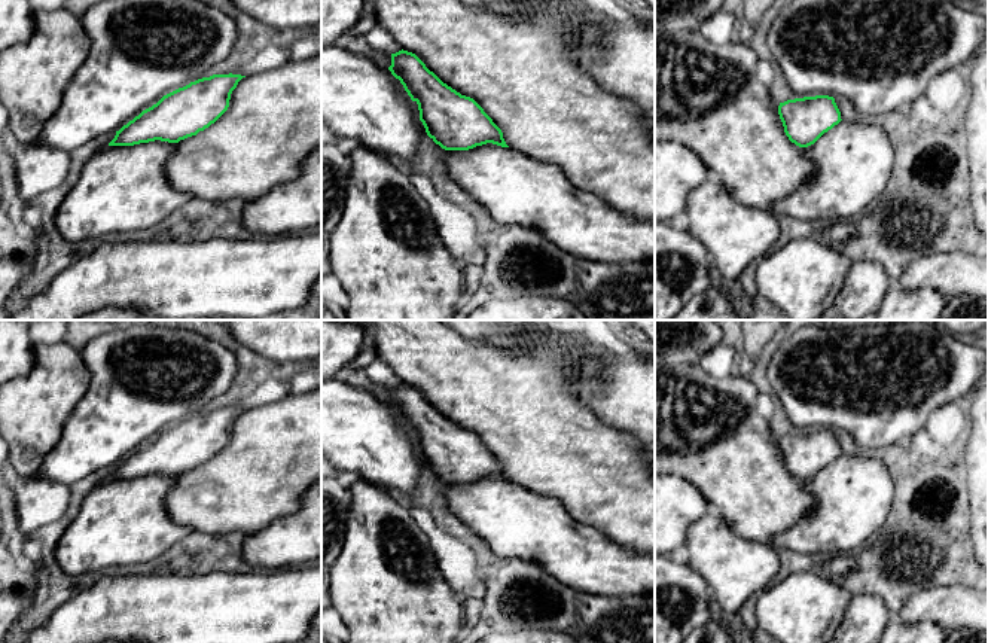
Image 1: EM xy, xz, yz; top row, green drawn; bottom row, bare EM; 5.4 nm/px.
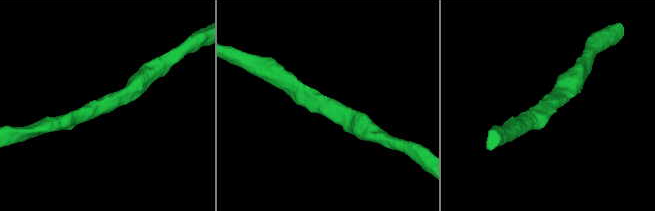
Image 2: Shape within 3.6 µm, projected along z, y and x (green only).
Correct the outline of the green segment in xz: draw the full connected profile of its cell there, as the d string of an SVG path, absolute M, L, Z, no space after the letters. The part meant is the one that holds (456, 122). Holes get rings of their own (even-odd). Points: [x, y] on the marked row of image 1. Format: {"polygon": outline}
{"polygon": "M412 52L391 54L391 74L418 104L427 135L443 150L448 176L475 198L501 226L518 225L542 232L561 250L586 260L609 263L655 262L655 222L640 222L576 188L555 164L510 149L501 129L470 97L443 83Z"}

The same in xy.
{"polygon": "M213 74L164 95L156 104L143 110L138 116L116 131L115 138L98 150L83 167L79 182L71 188L55 213L55 226L62 238L70 243L88 244L106 235L118 232L135 232L158 229L171 220L190 195L171 186L165 167L173 156L177 143L196 135L214 124L229 107L232 91L246 77L241 74Z"}

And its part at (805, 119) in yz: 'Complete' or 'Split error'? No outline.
Split error

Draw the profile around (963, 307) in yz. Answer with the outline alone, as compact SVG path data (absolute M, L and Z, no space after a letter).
M972 295L951 296L940 320L988 320L988 299Z

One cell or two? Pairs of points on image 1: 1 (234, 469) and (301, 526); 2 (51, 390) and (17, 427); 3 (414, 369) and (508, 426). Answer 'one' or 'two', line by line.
1: two
2: one
3: one

